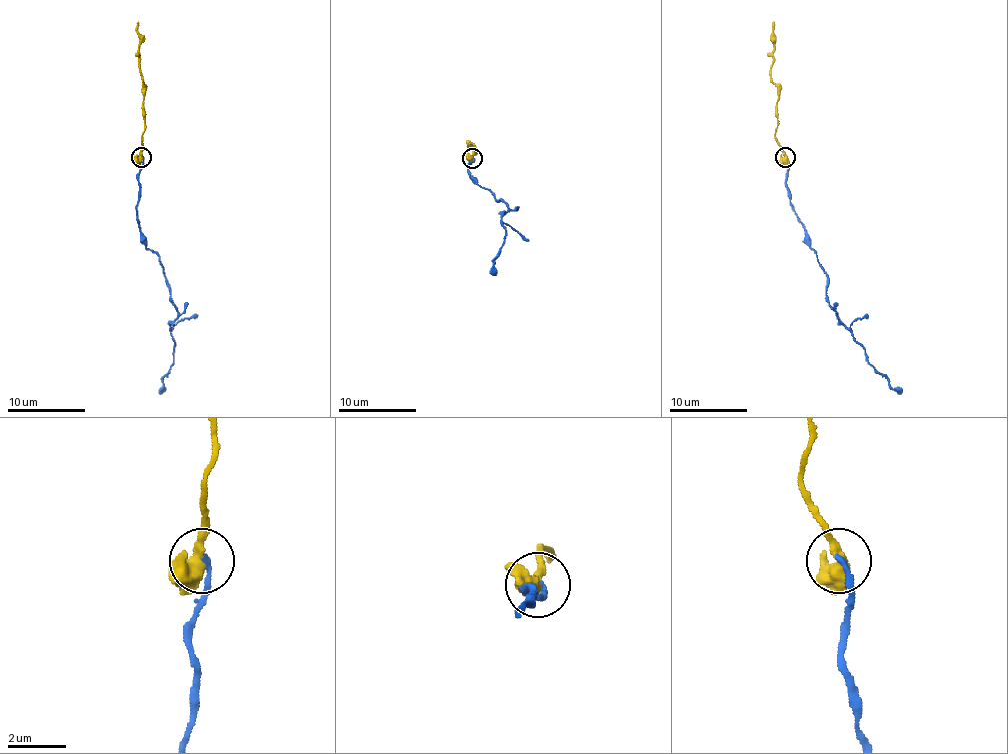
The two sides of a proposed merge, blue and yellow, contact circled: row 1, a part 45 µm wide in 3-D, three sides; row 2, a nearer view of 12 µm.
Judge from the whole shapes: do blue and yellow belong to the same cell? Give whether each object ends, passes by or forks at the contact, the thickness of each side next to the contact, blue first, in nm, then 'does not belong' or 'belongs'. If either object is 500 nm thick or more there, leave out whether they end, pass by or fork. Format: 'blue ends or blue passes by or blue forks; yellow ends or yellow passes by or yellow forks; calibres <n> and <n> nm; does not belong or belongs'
blue ends; yellow forks; calibres 190 and 360 nm; belongs

